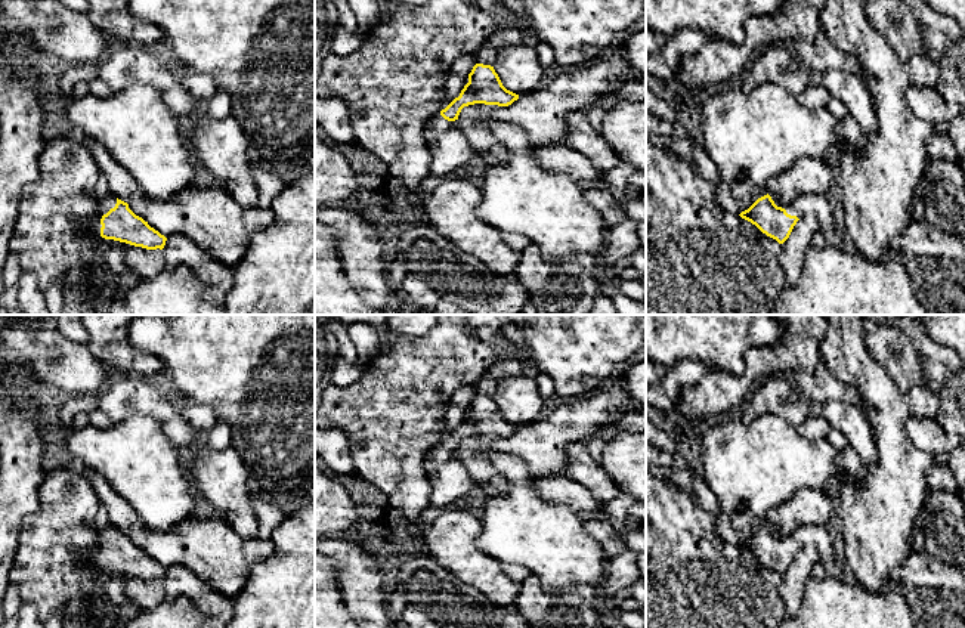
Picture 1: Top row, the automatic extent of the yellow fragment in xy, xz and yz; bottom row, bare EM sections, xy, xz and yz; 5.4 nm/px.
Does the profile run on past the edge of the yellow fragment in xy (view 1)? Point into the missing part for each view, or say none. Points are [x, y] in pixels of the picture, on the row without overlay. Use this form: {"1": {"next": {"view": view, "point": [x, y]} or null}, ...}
{"1": {"next": {"view": "xy", "point": [93, 557]}}}

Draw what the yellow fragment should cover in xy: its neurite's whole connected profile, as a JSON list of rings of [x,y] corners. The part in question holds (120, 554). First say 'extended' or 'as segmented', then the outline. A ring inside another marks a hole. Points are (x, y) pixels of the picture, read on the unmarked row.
extended | [[[114,526],[99,532],[95,550],[84,554],[83,562],[87,567],[96,566],[146,581],[163,581],[167,572],[148,553],[136,547],[127,533]]]

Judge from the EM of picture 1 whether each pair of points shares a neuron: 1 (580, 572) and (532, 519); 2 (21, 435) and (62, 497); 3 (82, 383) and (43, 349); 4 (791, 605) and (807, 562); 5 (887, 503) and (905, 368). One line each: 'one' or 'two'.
1: one
2: two
3: one
4: one
5: two

